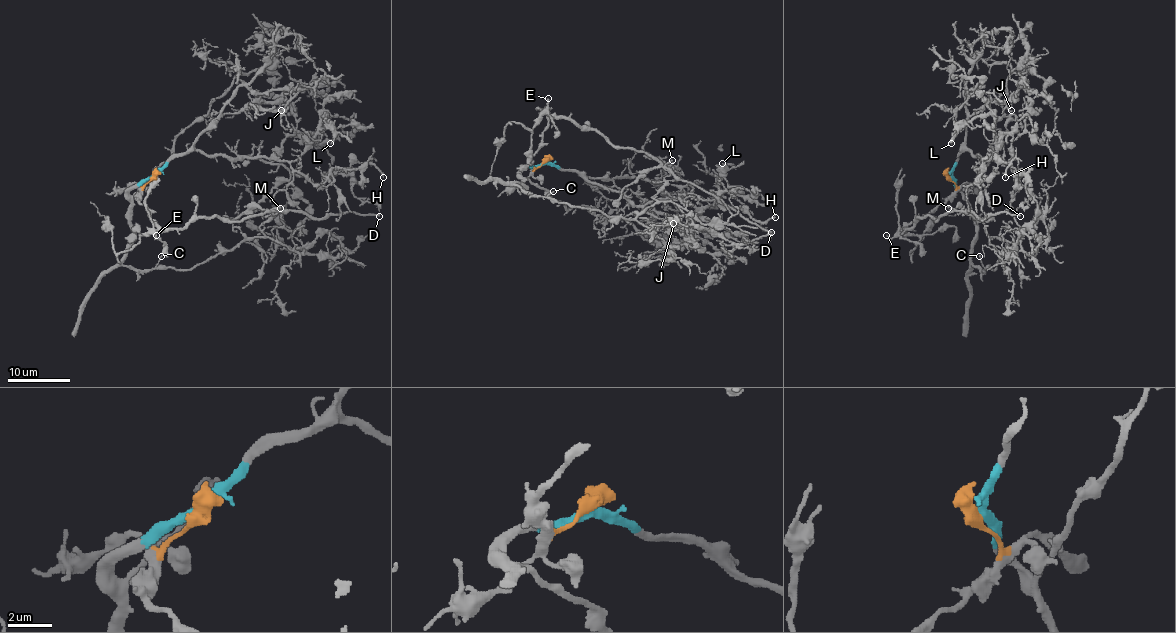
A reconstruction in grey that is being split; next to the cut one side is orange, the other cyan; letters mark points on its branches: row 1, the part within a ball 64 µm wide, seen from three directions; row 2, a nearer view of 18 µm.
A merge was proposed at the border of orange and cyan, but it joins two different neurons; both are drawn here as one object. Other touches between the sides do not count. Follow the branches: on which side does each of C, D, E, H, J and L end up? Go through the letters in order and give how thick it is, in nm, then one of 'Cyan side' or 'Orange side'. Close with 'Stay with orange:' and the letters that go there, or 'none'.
C: Thickness 140 nm. Cyan side
D: Thickness 240 nm. Orange side
E: Thickness 180 nm. Orange side
H: Thickness 160 nm. Cyan side
J: Thickness 180 nm. Cyan side
L: Thickness 140 nm. Cyan side
Stay with orange: D, E

